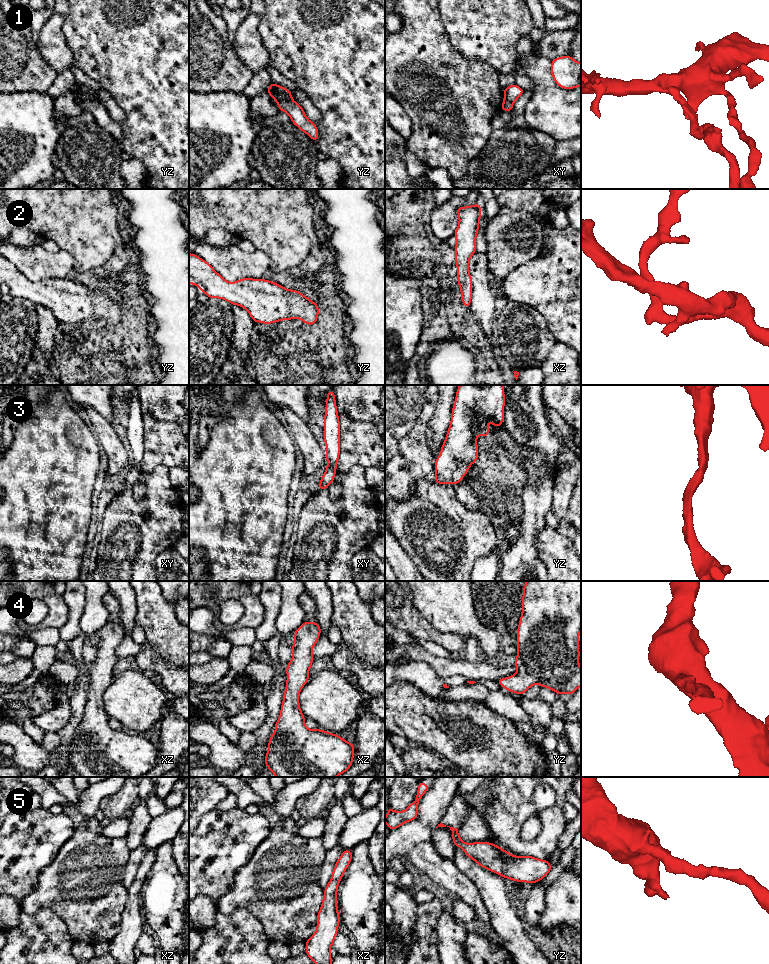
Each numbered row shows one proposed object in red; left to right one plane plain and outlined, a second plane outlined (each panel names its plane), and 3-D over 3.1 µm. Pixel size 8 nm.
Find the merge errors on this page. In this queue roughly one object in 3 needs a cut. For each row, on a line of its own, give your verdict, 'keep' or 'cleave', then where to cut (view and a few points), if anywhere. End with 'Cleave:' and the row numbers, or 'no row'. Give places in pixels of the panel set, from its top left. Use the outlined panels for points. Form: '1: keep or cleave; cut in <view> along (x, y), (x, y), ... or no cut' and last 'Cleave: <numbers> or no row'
1: cleave; cut in yz along (290, 98), (283, 99), (278, 103)
2: keep; no cut
3: keep; no cut
4: keep; no cut
5: keep; no cut
Cleave: 1

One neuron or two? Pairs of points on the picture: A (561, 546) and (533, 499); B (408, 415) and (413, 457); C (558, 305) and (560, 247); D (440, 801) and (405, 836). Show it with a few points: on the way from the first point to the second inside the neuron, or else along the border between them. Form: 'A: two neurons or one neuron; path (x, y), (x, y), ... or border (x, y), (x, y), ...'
A: two neurons; border (546, 526), (536, 536)
B: two neurons; border (422, 409), (416, 423), (401, 438), (397, 449)
C: one neuron; path (557, 291), (557, 261)
D: one neuron; path (431, 810), (414, 828)

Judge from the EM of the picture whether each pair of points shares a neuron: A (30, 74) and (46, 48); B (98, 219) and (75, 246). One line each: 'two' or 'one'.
A: two
B: one

